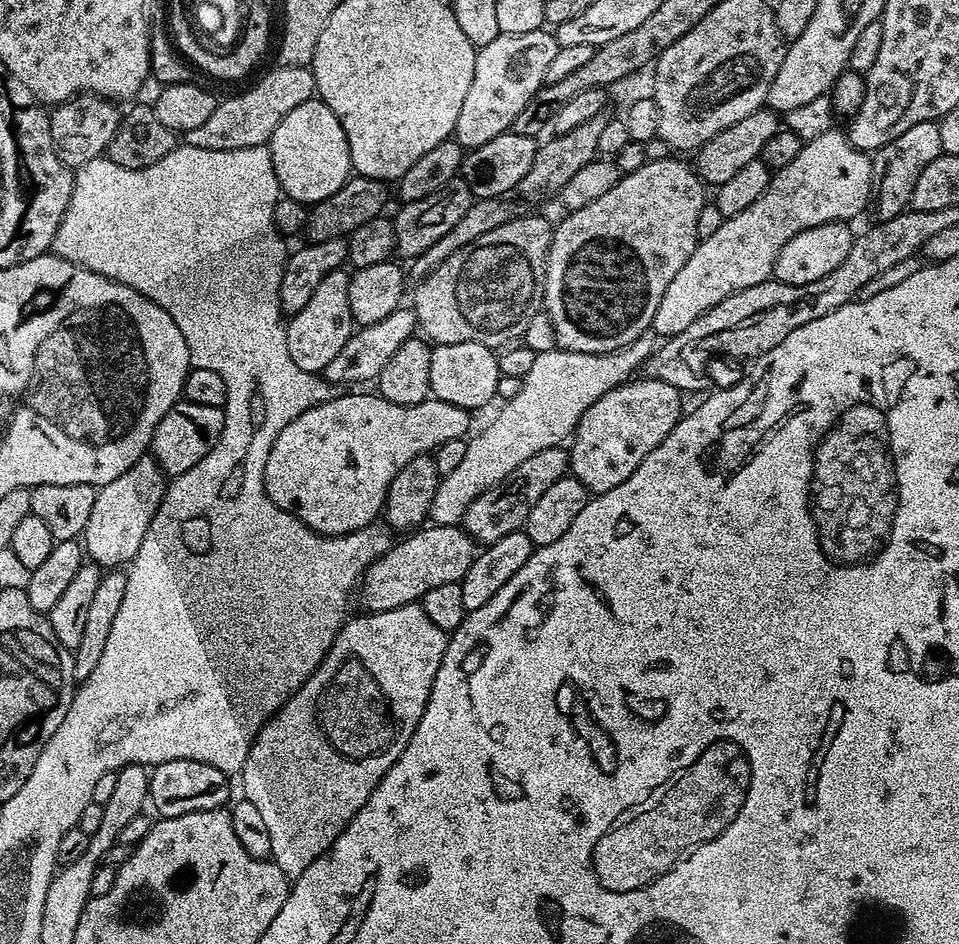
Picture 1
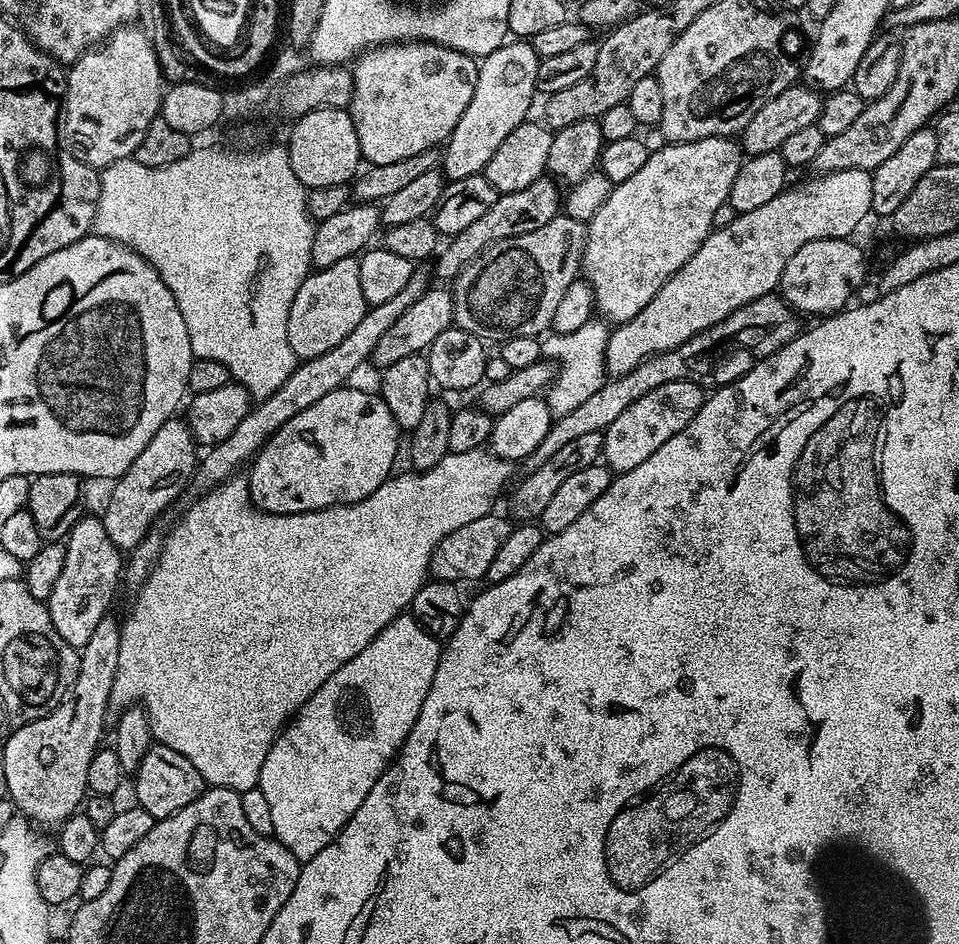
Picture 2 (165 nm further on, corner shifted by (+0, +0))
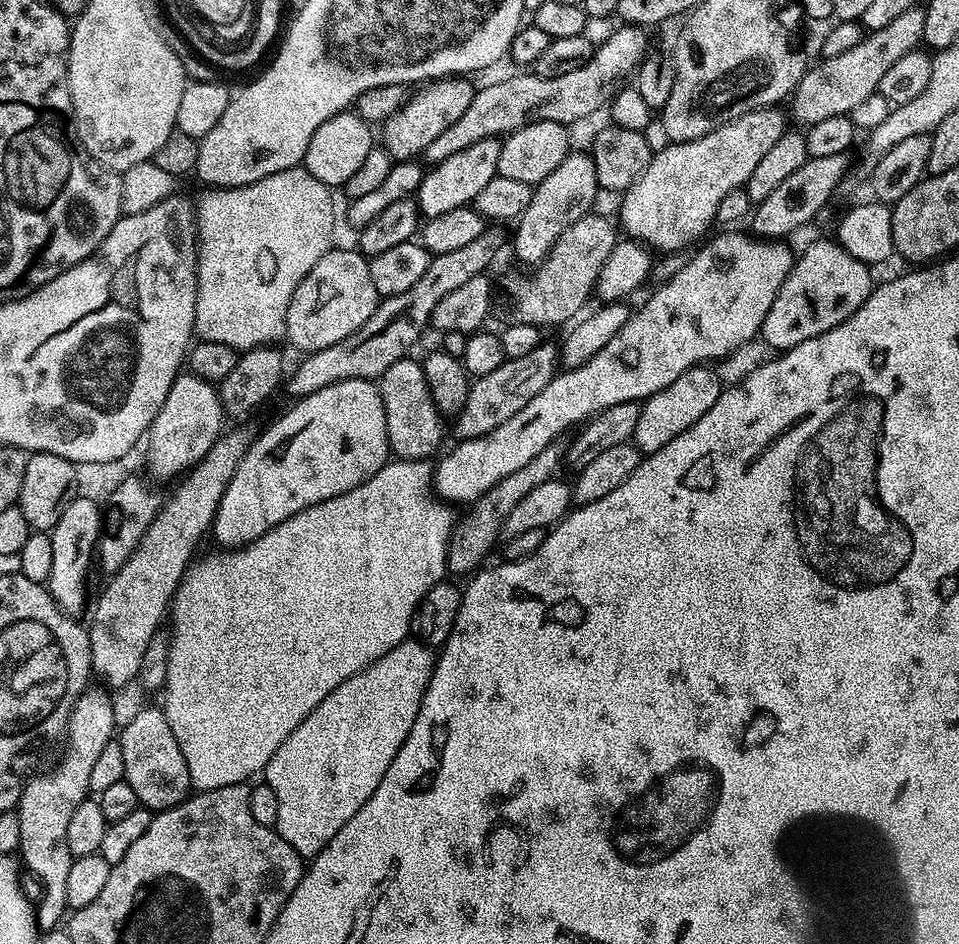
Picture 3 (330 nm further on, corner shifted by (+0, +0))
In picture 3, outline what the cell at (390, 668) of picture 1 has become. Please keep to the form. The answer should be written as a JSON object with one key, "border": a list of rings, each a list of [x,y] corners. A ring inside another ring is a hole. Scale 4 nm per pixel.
{"border":[[[415,638],[404,640],[358,674],[346,678],[274,750],[262,780],[278,798],[275,829],[301,858],[317,856],[378,790],[378,782],[390,770],[394,754],[402,750],[402,742],[406,742],[410,726],[418,718],[436,658],[437,653],[427,644]]]}

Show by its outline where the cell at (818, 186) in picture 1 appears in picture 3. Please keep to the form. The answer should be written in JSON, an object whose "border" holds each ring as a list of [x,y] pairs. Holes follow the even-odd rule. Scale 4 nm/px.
{"border":[[[740,230],[721,231],[724,233],[714,237],[709,244],[701,243],[691,253],[688,264],[678,270],[678,274],[670,277],[665,284],[651,289],[652,297],[637,312],[635,309],[629,315],[626,326],[622,326],[622,330],[618,330],[618,334],[614,334],[614,338],[610,338],[610,342],[606,342],[606,346],[602,346],[602,350],[598,350],[590,362],[553,376],[552,381],[539,394],[534,394],[534,398],[530,398],[530,402],[526,402],[526,406],[522,406],[514,418],[502,422],[498,430],[482,434],[482,438],[460,440],[448,453],[445,451],[434,464],[432,486],[436,495],[452,506],[471,505],[472,501],[482,498],[490,486],[502,482],[506,474],[514,474],[514,470],[526,466],[534,454],[546,450],[550,442],[568,434],[564,432],[571,433],[577,426],[591,421],[593,416],[610,406],[631,400],[643,402],[658,394],[658,390],[670,386],[670,382],[686,374],[686,370],[712,362],[708,360],[720,360],[738,351],[743,344],[757,339],[766,314],[770,314],[770,306],[774,306],[774,298],[782,282],[786,282],[786,274],[790,274],[794,252],[784,245],[787,243],[743,236],[736,231]]]}

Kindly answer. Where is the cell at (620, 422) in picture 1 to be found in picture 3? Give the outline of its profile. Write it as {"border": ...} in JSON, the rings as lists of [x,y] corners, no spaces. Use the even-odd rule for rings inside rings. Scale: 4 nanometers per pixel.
{"border":[[[697,366],[686,370],[686,374],[674,378],[670,386],[658,390],[658,394],[643,401],[638,416],[638,426],[634,426],[632,435],[632,440],[641,453],[662,450],[666,442],[674,442],[674,438],[678,438],[682,430],[690,430],[690,426],[694,426],[694,422],[698,422],[698,418],[702,418],[702,414],[706,414],[706,410],[710,410],[714,402],[718,402],[722,383],[720,384],[719,378],[710,369],[711,367],[708,366]]]}

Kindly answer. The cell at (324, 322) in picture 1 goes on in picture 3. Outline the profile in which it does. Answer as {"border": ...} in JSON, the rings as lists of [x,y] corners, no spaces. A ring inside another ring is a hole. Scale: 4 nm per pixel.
{"border":[[[334,246],[322,258],[318,258],[314,270],[298,282],[298,290],[290,298],[290,310],[286,310],[286,340],[294,347],[301,348],[301,353],[326,350],[326,346],[334,346],[342,342],[342,338],[350,338],[374,314],[374,310],[380,305],[381,297],[378,290],[374,290],[374,281],[370,278],[369,257],[359,250],[351,252],[348,248]]]}

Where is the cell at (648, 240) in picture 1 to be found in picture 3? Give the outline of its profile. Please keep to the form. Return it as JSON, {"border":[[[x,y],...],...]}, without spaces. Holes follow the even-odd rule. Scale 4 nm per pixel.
{"border":[[[773,106],[750,110],[734,118],[730,123],[718,126],[702,138],[687,140],[681,144],[668,142],[661,152],[660,149],[653,151],[652,160],[646,166],[646,170],[642,170],[639,178],[628,187],[627,192],[621,195],[619,227],[623,231],[625,228],[628,231],[625,233],[631,239],[647,244],[649,248],[660,254],[675,254],[691,249],[701,239],[699,236],[708,227],[713,227],[722,198],[726,198],[730,190],[745,187],[750,174],[754,174],[754,170],[758,167],[758,161],[774,147],[774,142],[778,142],[778,138],[782,138],[784,132],[789,131],[790,120],[788,124],[782,109],[783,107]]]}

